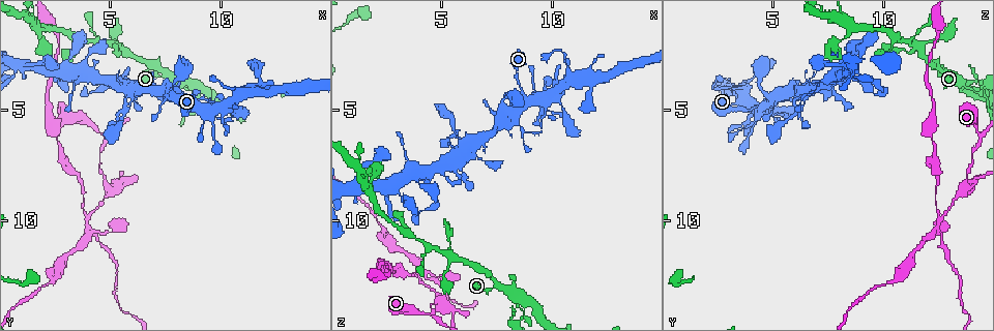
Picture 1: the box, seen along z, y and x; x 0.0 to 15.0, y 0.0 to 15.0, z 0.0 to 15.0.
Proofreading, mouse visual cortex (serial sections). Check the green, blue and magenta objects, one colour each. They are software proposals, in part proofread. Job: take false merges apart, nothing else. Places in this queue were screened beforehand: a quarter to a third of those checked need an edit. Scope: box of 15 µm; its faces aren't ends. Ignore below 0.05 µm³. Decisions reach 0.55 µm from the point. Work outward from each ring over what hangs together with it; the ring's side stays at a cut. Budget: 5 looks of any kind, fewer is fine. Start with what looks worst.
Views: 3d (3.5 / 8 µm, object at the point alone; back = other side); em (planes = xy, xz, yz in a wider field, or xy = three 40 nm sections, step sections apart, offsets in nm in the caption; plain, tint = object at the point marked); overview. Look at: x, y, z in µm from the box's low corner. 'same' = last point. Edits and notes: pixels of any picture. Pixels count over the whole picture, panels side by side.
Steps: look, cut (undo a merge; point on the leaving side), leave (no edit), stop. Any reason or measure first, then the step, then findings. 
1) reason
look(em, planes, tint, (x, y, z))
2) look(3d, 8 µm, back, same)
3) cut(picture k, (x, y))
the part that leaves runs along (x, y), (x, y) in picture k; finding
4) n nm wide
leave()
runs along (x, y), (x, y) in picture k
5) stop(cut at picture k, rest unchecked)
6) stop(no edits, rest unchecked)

small branch off a trunk
look(3d, 8 µm, (7.6, 3.4, 13.0))

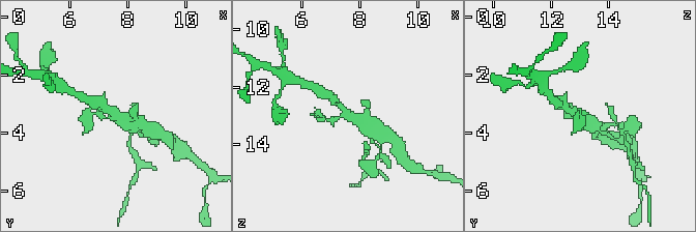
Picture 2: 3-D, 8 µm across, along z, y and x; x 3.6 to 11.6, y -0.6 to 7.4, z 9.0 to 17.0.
look(em, planes, tint, (7.8, 3.5, 13.0))

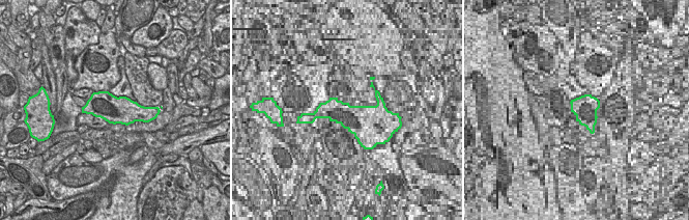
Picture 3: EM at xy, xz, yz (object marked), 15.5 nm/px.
leave()
runs along (92, 115), (122, 116), (144, 126) in picture 2; one cell here

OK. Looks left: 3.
abrupt turn
look(3d, 3.5 µm, (4.8, 6.2, 14.4))

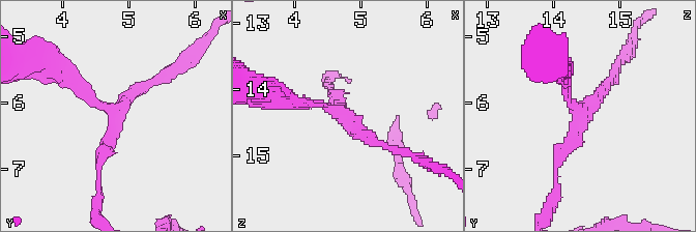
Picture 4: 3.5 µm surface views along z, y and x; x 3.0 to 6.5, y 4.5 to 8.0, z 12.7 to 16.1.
3 arms; arms of 200, 200, 200 nm
look(em, xy, step 3, tint, (4.70, 6.10, 14.40))

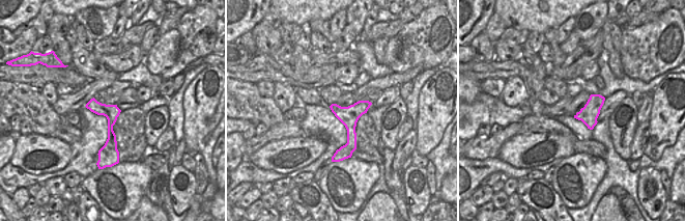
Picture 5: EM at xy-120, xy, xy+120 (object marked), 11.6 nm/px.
leave()
runs along (57, 68), (111, 110), (98, 171) in picture 4; one cell here

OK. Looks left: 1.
stop(no edits, rest unchecked)

